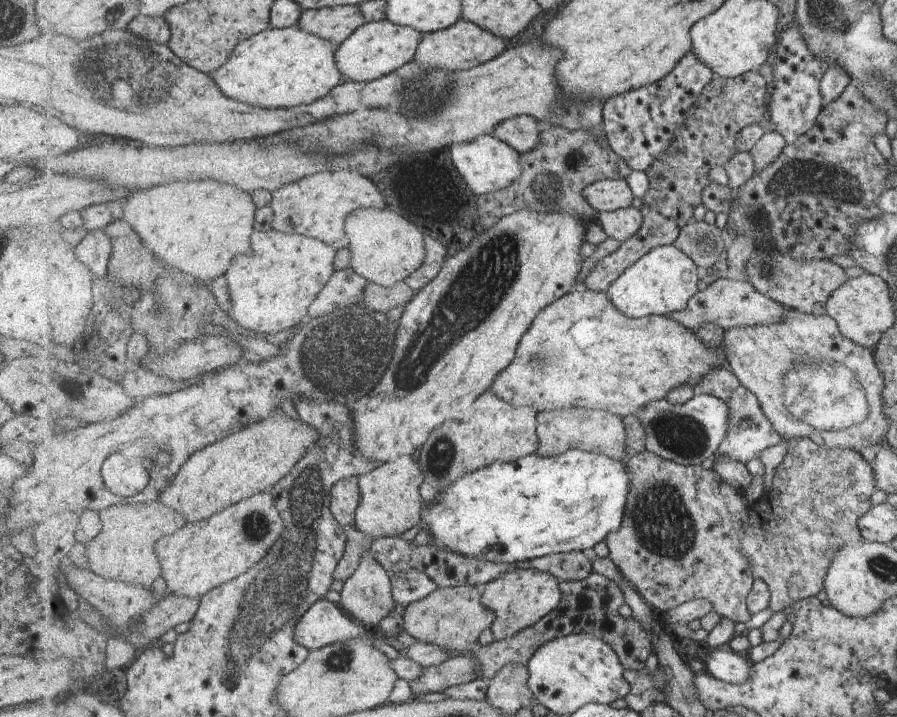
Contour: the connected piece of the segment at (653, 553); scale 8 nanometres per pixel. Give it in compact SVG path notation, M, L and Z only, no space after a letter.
M648 451L645 454L641 454L641 456L630 456L625 466L630 478L630 491L624 519L620 529L617 532L611 532L605 540L609 545L610 557L624 574L625 580L632 582L633 586L644 596L645 600L653 606L660 616L667 614L671 609L677 608L687 601L707 599L714 604L714 610L721 617L733 619L735 622L749 622L752 612L748 607L748 596L751 594L756 578L751 568L750 558L745 554L742 544L745 534L744 522L746 521L748 504L745 504L743 498L735 492L736 488L727 484L727 482L711 469L703 469L700 465L680 465L672 460L660 458Z

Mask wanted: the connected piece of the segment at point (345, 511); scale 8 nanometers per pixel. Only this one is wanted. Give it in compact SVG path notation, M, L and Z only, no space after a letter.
M357 476L344 478L335 483L330 492L330 510L342 525L352 525L356 520L356 510L361 502L359 483Z

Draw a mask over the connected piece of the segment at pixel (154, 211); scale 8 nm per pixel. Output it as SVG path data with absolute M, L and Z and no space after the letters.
M203 180L203 182L175 182L151 190L141 190L137 194L133 192L125 202L123 216L143 244L143 250L138 255L142 265L157 264L163 272L177 270L177 274L185 274L207 284L221 278L231 268L231 262L239 252L251 250L251 234L255 230L253 224L257 210L249 192L229 184Z

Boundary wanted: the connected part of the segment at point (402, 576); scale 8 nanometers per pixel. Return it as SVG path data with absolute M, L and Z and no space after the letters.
M411 569L407 572L393 572L391 578L391 592L396 603L409 606L412 602L424 599L435 589L439 588L426 572L417 569Z

